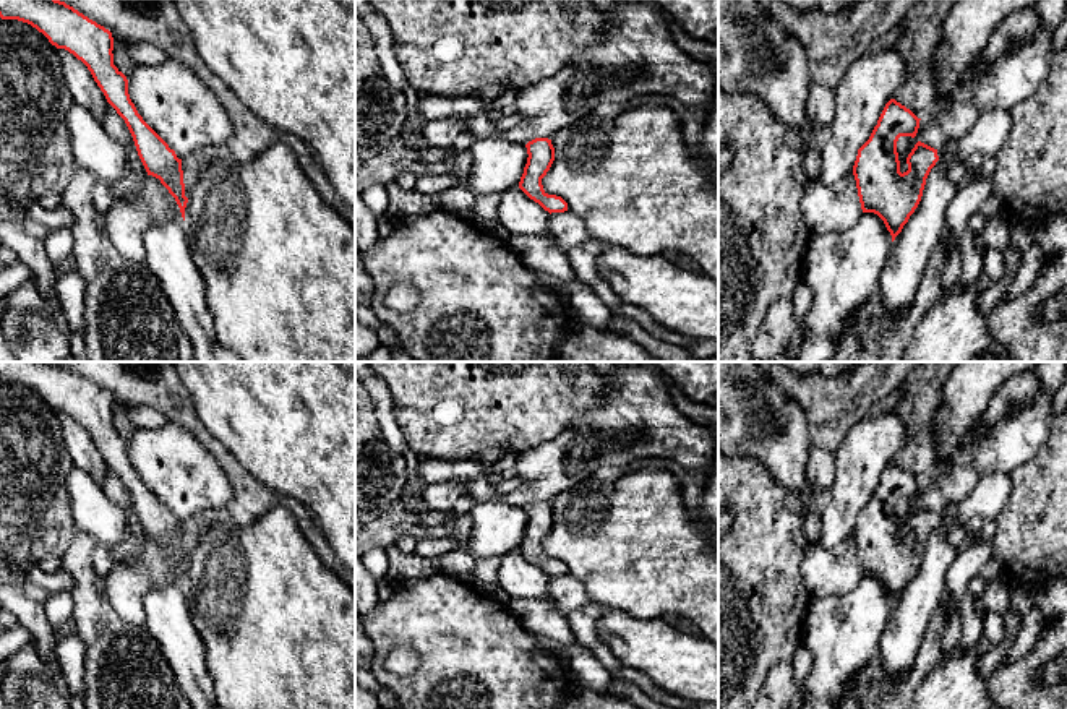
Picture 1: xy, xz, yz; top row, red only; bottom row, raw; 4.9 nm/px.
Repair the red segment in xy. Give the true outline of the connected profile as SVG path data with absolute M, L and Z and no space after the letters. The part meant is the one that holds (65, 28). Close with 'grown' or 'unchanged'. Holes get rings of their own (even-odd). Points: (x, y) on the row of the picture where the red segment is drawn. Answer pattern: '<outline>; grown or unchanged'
M0 0L0 18L18 19L42 32L52 45L81 60L107 102L125 120L138 156L148 172L175 198L185 221L182 159L143 120L128 94L126 76L114 65L114 37L109 29L60 0Z; unchanged

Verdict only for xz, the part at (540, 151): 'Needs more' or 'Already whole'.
Already whole

